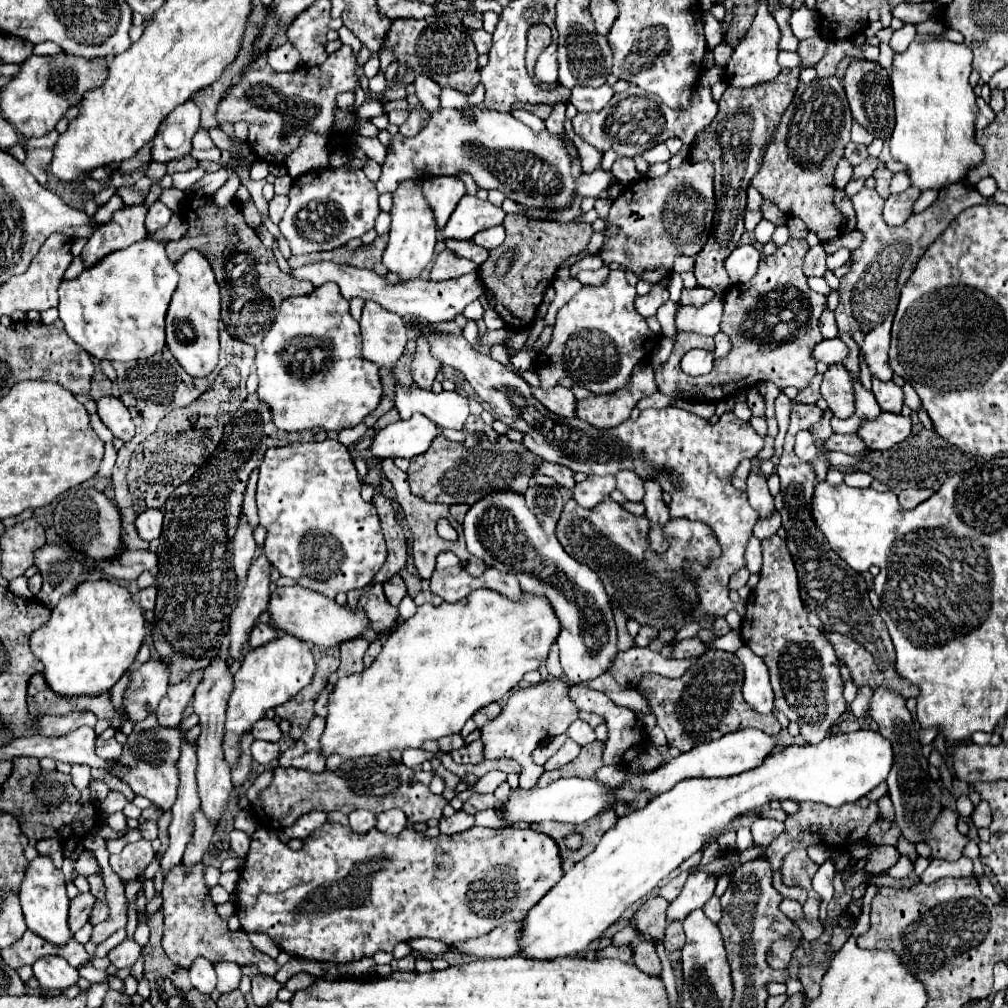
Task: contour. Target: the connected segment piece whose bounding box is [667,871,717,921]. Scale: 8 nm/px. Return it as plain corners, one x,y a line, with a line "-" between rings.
707,871
691,873
687,877
687,883
685,883
681,895
669,905
667,917
681,921
689,911
701,909
713,897
715,881
717,879
713,873
707,873

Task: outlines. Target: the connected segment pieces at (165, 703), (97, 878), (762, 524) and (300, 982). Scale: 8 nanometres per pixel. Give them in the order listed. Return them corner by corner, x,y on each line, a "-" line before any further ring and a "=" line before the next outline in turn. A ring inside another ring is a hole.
195,671
187,681
181,681
179,685
169,687
167,695
161,699
159,707
157,707
157,721
163,727
173,727
177,729
181,719
183,719
183,711
189,703
189,699
193,697
193,691
199,683
201,671
=
85,875
85,879
89,881
89,887
91,887
91,895
95,899
105,899
105,883
103,883
103,877
101,875
=
773,513
773,517
769,517
769,519
759,519
759,521
755,523
753,535
755,535
757,539
767,539
767,537
773,537
779,527
781,527
781,517
779,517
779,513
=
297,973
297,975
293,975
283,987
295,993
295,991
299,991
299,989
305,989
305,987
311,985
313,981
315,981
315,977
313,977
311,973

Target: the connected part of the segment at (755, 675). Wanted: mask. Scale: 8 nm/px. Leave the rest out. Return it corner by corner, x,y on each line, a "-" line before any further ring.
743,645
735,653
745,665
745,683
743,683
743,697
753,707
753,711
761,715
775,713
773,705
773,689
769,683
769,671
763,659
759,659
747,645

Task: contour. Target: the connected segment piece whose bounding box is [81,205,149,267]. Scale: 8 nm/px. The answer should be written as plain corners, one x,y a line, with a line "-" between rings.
123,207
115,211
113,219
99,227
83,247
81,259
85,267
97,265
109,253
119,249
127,249
133,243
145,241
149,237
145,227
145,213
147,209
139,207

